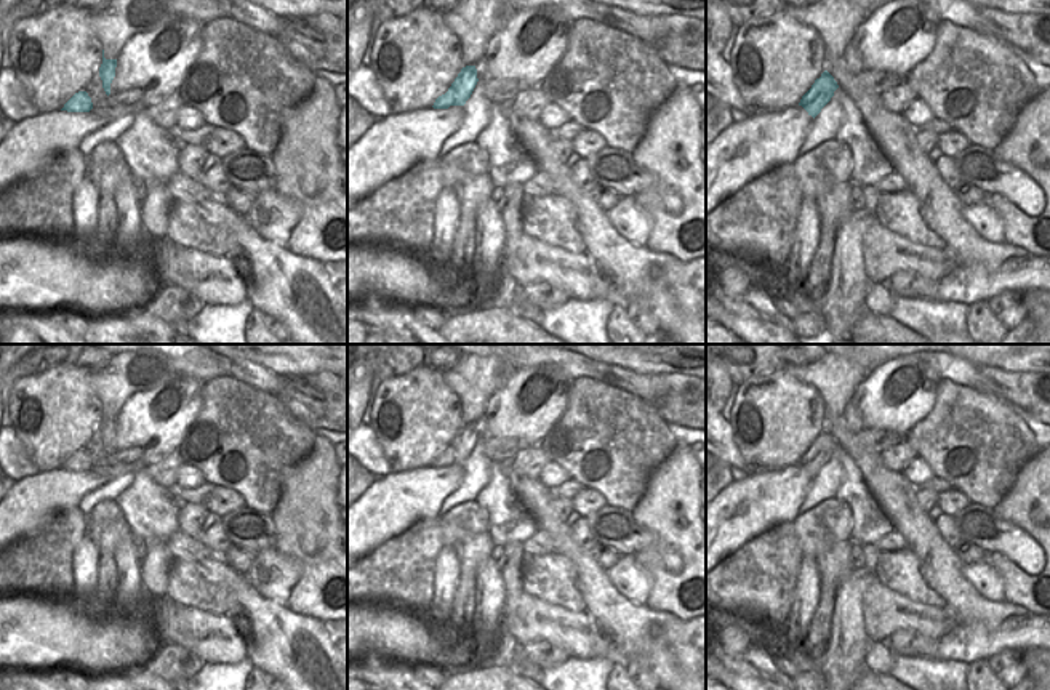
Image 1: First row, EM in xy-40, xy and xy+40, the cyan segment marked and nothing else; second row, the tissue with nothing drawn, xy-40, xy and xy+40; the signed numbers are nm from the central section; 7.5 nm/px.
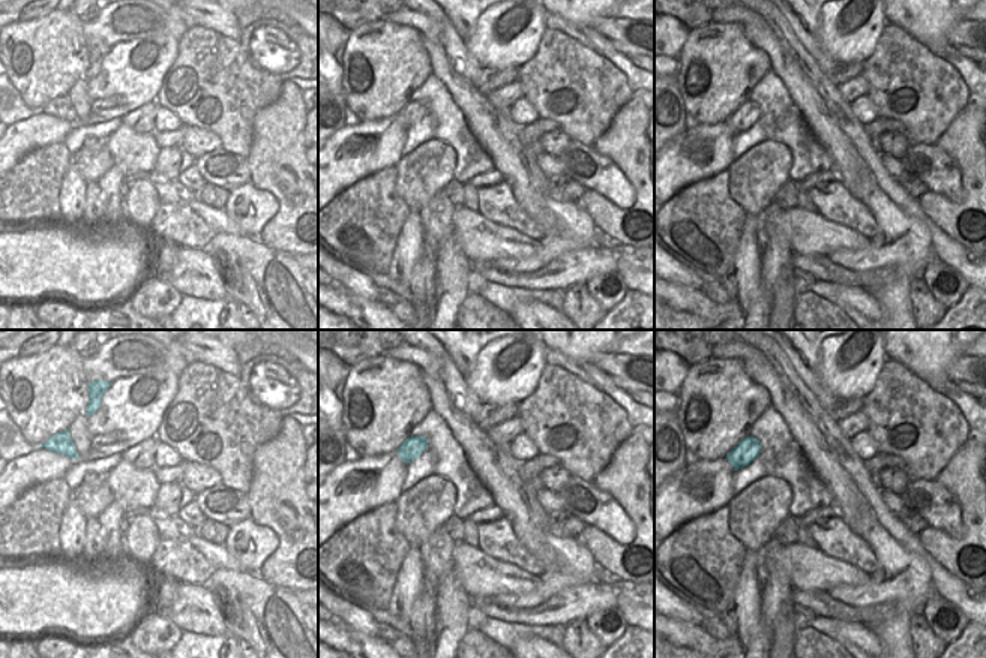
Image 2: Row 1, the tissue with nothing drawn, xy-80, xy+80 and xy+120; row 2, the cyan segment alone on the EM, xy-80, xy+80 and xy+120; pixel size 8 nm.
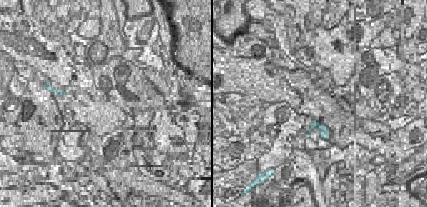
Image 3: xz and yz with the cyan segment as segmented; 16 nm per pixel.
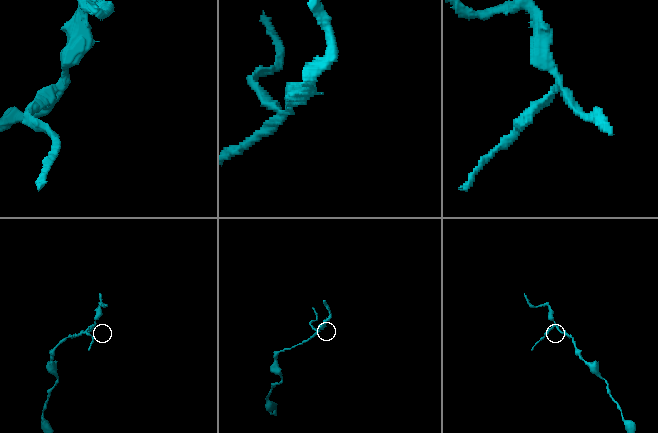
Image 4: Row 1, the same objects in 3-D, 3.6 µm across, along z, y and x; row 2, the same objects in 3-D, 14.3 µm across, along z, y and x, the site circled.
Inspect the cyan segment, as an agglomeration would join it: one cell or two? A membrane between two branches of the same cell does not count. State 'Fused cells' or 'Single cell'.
Fused cells.

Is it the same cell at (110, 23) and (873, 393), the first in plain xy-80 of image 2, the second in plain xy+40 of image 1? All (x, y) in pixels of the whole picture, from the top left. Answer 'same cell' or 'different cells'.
different cells

